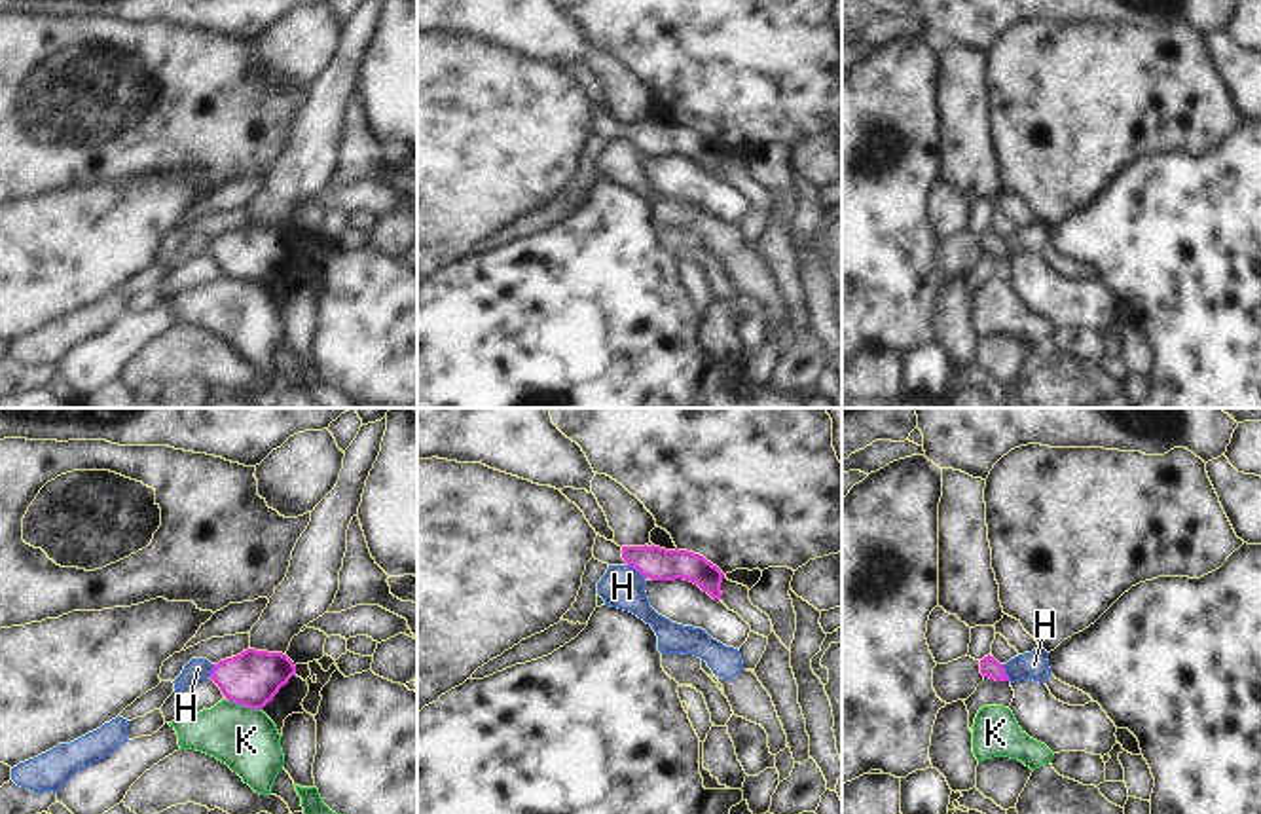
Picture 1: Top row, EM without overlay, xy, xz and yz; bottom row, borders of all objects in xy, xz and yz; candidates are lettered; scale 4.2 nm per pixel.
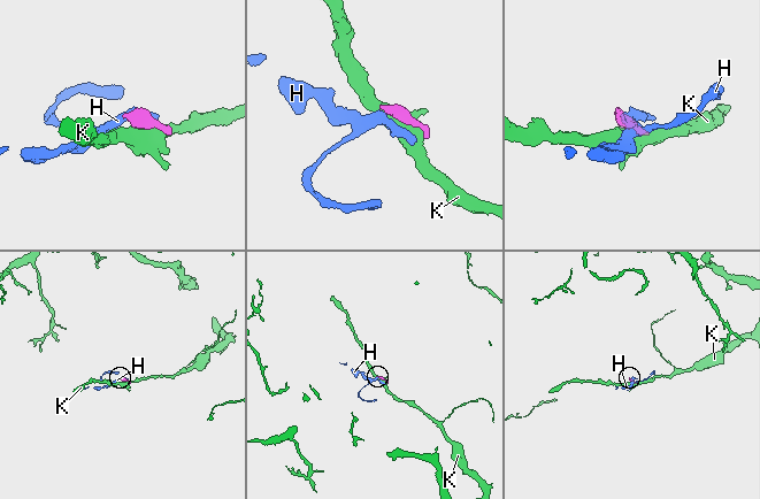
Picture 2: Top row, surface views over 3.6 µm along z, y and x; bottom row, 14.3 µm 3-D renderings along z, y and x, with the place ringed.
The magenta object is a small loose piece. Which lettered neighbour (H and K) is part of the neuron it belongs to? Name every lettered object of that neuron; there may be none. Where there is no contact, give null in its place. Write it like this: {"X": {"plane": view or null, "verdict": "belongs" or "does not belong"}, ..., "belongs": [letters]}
{"H": {"plane": "xz", "verdict": "does not belong"}, "K": {"plane": "xy", "verdict": "does not belong"}, "belongs": []}

